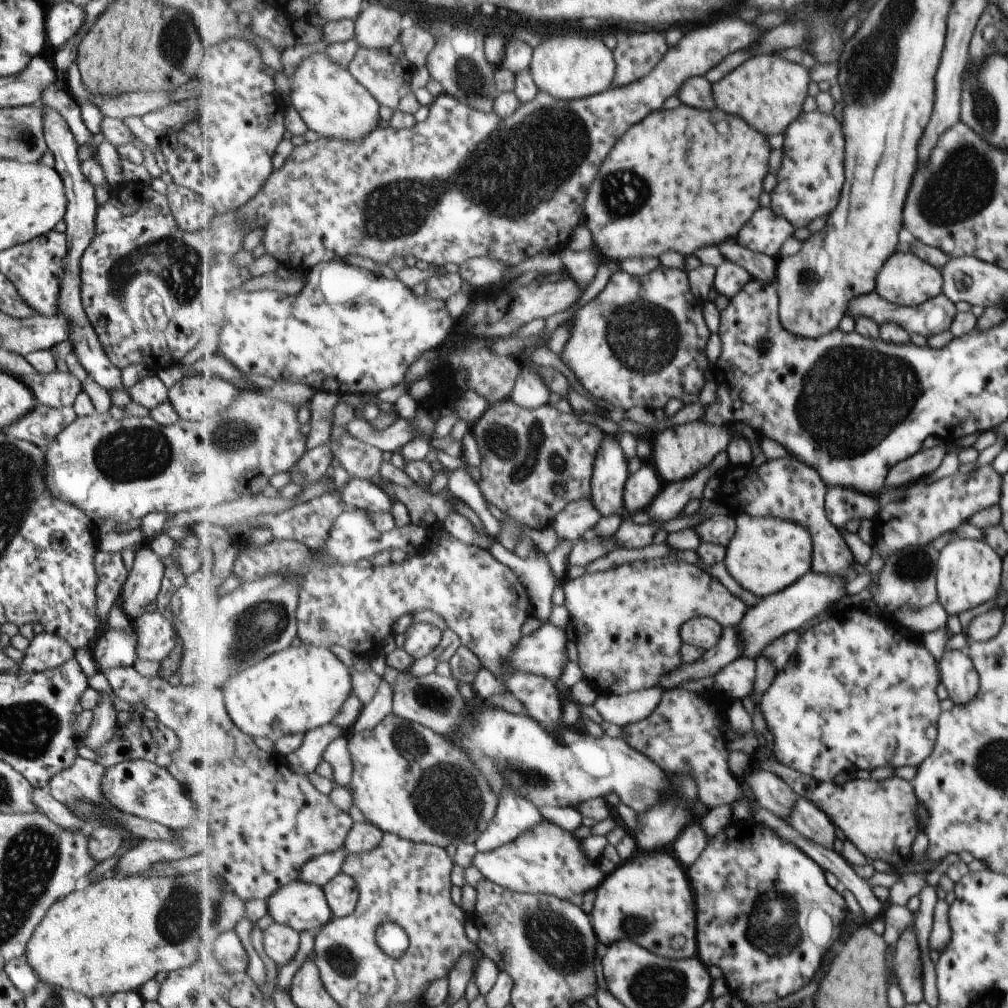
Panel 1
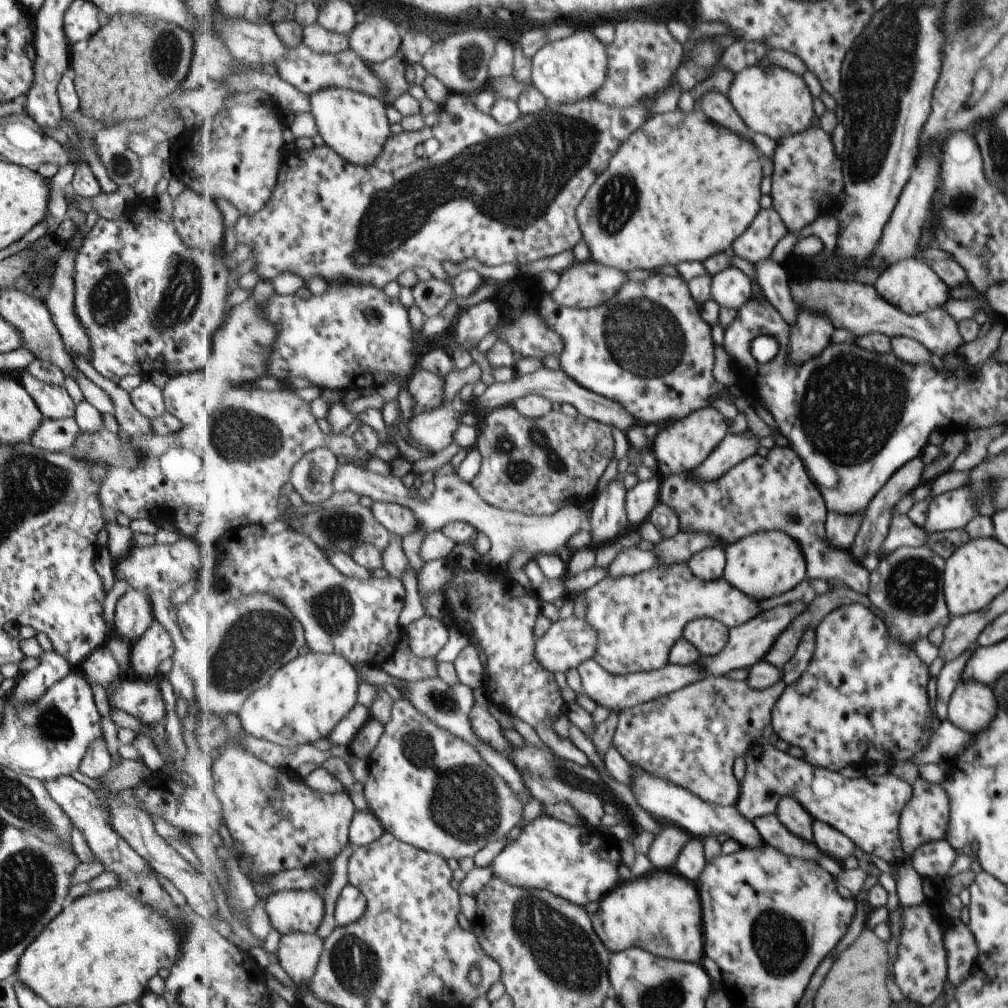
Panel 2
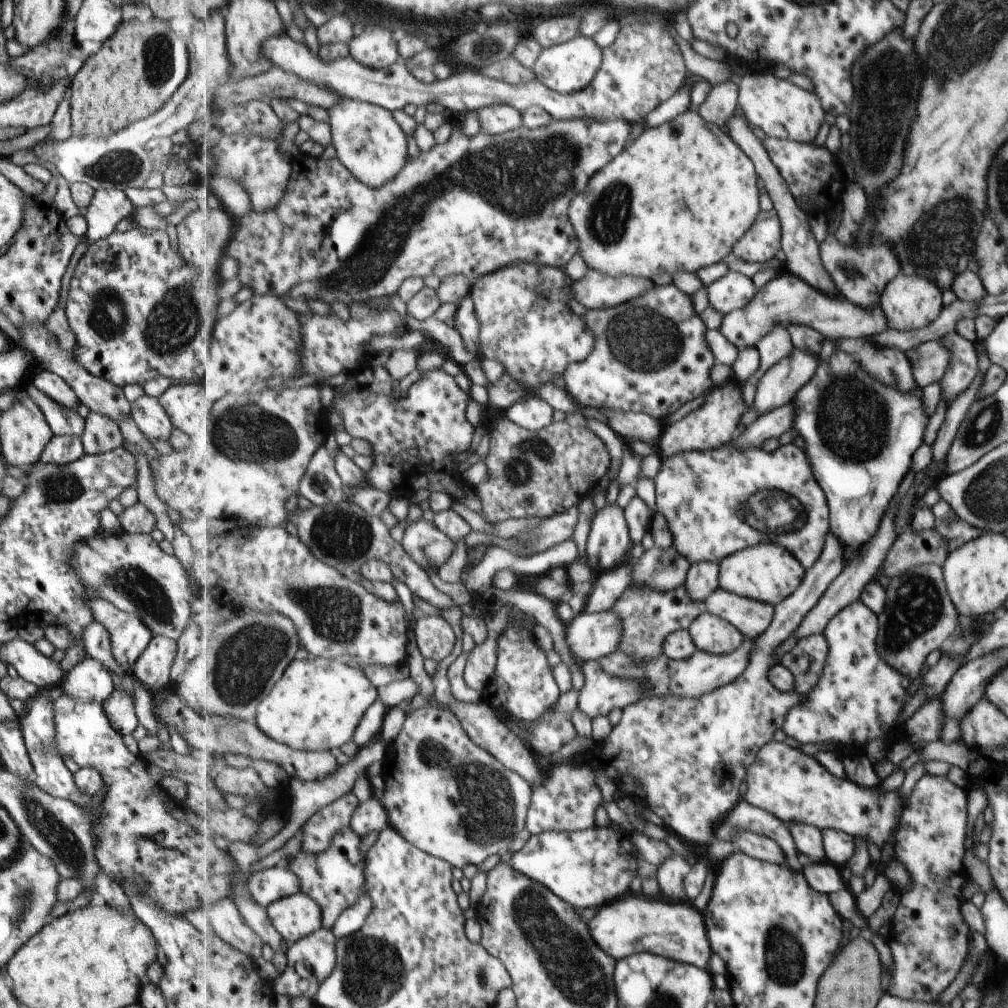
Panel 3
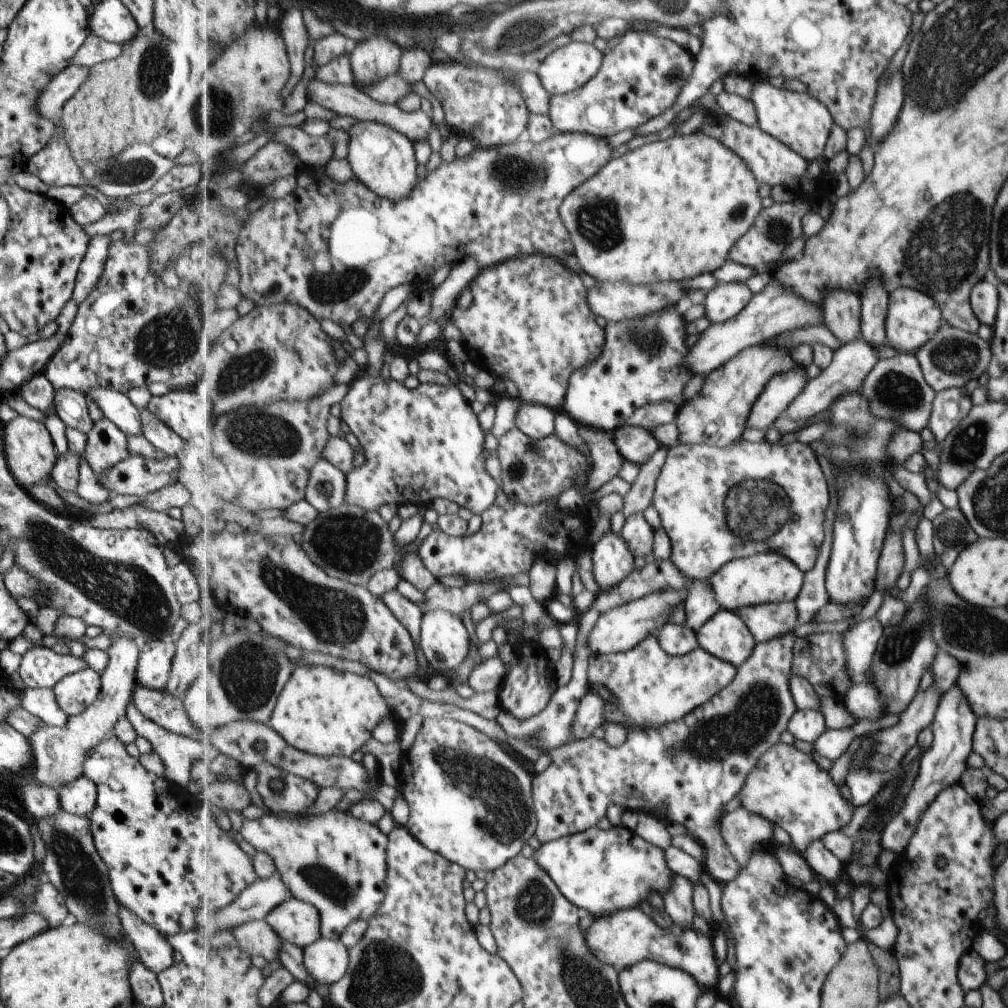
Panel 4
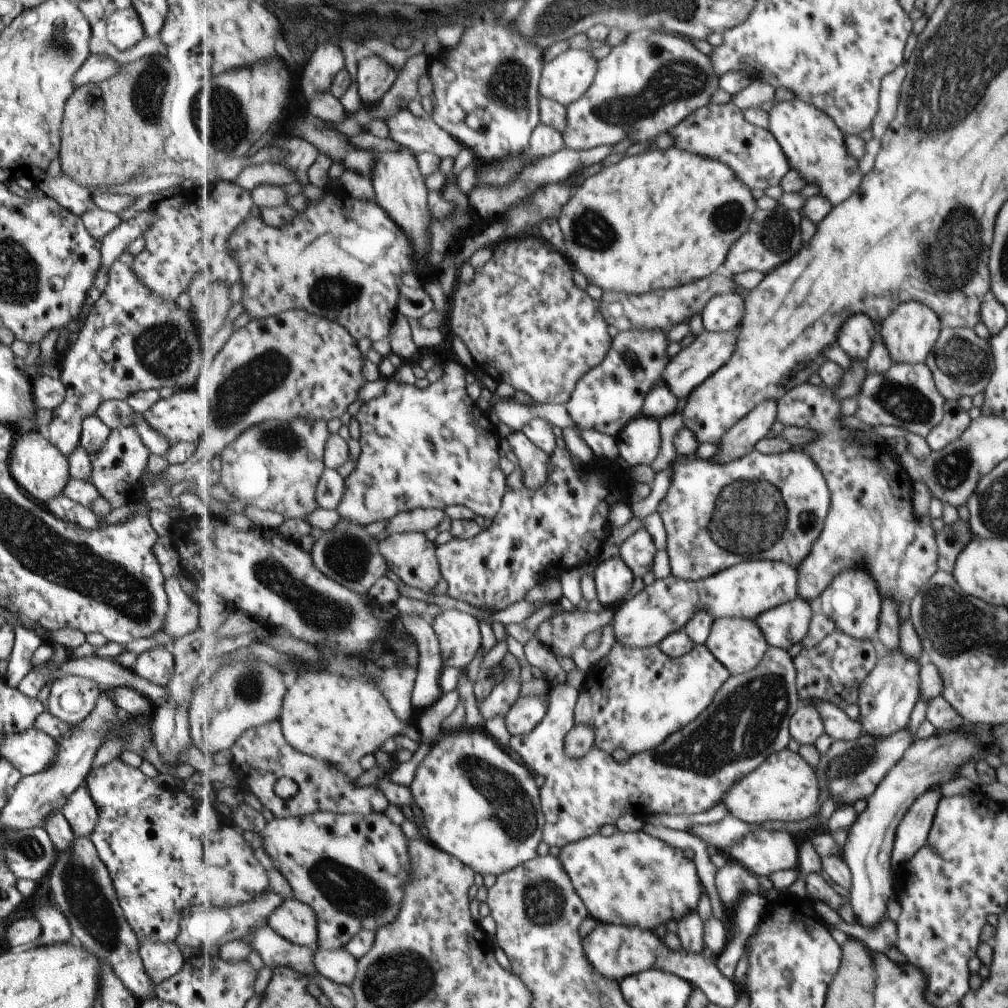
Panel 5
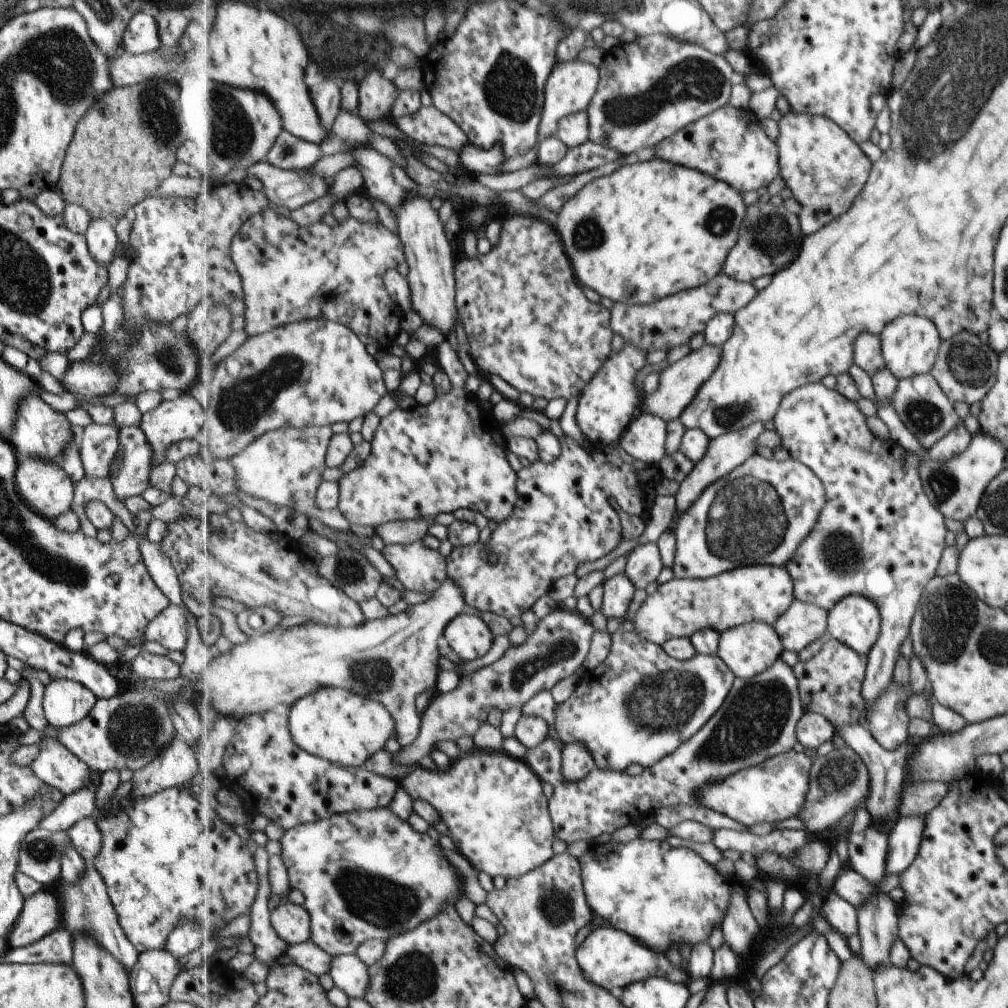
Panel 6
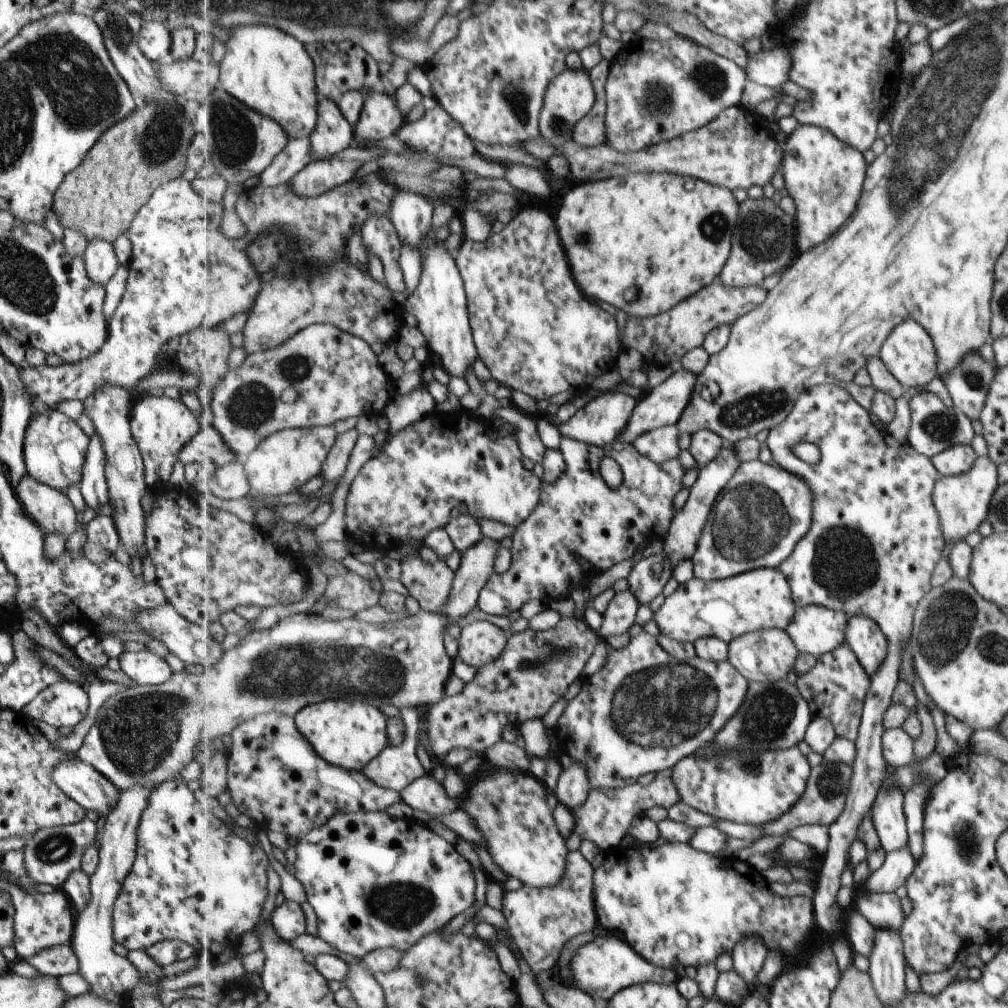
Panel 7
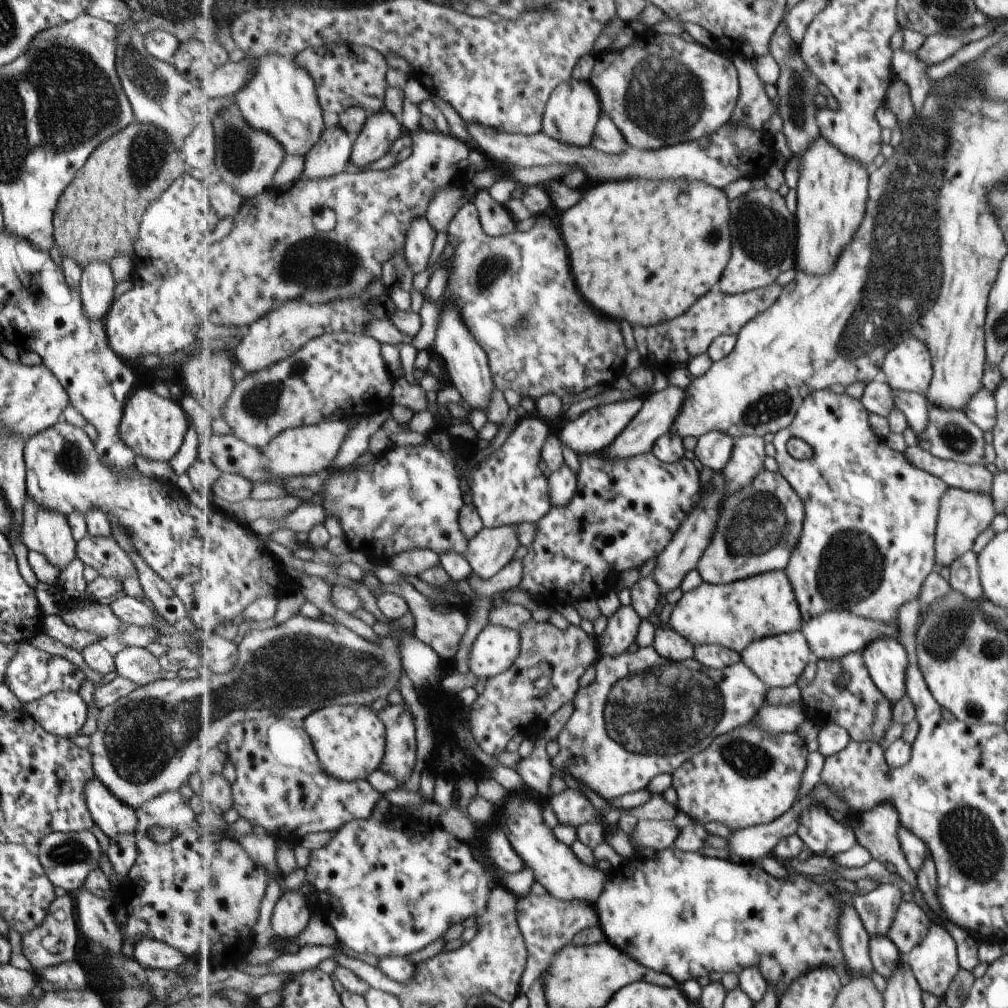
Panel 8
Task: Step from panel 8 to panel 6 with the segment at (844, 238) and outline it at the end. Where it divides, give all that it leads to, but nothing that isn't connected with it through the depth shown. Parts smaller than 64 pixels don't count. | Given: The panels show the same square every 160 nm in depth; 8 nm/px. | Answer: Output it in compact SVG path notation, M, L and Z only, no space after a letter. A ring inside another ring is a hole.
M809 113L786 114L779 122L780 176L802 206L800 223L805 238L847 212L860 192L871 170L871 162L856 140L829 117Z

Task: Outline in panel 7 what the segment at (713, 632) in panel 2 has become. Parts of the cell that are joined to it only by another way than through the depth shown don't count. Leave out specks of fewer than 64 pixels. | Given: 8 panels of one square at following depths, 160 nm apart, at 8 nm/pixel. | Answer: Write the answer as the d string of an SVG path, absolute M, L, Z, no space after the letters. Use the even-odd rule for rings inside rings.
M783 629L750 632L736 638L729 646L729 661L733 666L749 681L762 683L787 679L801 654L792 636Z

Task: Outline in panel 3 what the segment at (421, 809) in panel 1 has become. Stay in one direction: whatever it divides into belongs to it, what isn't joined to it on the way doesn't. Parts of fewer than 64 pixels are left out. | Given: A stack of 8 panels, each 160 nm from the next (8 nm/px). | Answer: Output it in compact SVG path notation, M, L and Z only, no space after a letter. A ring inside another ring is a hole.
M428 705L418 710L407 712L407 716L401 734L399 734L393 743L386 745L386 758L383 760L384 771L381 776L385 782L385 788L381 802L388 810L391 826L396 828L409 842L412 842L421 850L442 858L443 860L448 860L454 867L460 869L465 868L467 864L477 864L477 866L479 866L479 864L483 864L489 856L502 854L503 851L506 851L507 848L513 844L515 836L526 827L528 812L532 806L531 794L533 794L533 792L531 792L531 786L529 786L530 782L527 782L525 777L522 777L518 772L504 765L496 756L493 756L493 753L478 745L476 741L469 736L464 725L461 724L460 717L451 709Z

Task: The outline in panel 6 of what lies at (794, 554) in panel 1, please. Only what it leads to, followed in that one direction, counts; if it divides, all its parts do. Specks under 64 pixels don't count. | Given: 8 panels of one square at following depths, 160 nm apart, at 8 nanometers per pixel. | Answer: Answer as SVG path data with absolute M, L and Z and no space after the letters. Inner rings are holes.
M781 565L739 567L708 579L675 578L673 581L660 584L653 594L647 596L633 618L633 624L635 624L635 631L642 636L643 640L661 646L671 639L691 638L704 629L715 629L722 633L750 622L759 621L774 625L797 599L794 582L787 568Z

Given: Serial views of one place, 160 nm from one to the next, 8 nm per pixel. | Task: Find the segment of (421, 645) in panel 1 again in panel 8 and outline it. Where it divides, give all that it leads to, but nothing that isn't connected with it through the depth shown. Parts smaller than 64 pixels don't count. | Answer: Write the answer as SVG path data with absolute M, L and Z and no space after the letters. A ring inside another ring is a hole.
M490 622L472 644L469 670L488 680L509 670L519 656L520 632Z

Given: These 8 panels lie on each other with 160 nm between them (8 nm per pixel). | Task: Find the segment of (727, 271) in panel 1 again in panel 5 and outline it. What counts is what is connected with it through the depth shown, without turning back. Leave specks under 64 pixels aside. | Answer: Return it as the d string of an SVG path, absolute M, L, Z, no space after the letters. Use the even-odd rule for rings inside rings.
M738 293L717 295L704 308L702 317L706 330L724 333L739 328L745 309L744 295Z

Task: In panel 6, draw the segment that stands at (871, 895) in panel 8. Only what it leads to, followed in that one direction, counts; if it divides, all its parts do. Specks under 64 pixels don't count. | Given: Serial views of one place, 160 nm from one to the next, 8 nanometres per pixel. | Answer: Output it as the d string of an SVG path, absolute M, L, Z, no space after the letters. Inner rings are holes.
M899 817L894 822L888 840L887 872L890 875L899 876L915 862L924 826L925 817Z

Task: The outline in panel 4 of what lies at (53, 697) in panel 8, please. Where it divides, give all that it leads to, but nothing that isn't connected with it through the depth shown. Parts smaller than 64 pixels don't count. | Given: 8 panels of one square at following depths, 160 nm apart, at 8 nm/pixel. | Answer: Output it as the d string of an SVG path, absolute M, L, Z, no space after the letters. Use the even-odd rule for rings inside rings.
M87 668L64 676L51 688L57 706L66 716L81 714L97 696L100 675Z

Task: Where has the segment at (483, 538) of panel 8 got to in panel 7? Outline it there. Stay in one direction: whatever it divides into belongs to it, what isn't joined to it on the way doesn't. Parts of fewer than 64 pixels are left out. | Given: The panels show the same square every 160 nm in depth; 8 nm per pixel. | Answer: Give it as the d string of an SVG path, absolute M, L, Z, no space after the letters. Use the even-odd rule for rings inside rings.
M484 537L481 542L475 546L464 550L461 553L461 563L459 570L456 572L454 580L452 596L446 606L446 614L427 613L421 611L415 616L407 616L400 621L385 621L384 623L366 623L359 622L354 619L341 620L330 622L324 620L321 616L312 616L307 613L296 613L283 617L279 622L265 631L254 631L249 633L244 639L239 640L233 648L226 647L226 651L219 663L213 664L211 667L203 666L201 668L191 669L185 668L180 672L173 672L172 675L162 683L156 685L129 685L121 689L118 693L111 695L105 702L100 704L97 710L96 720L93 726L84 734L81 746L76 750L76 756L79 761L92 766L101 776L104 776L119 792L126 791L132 786L139 785L143 787L156 787L165 781L170 781L179 776L180 770L191 761L194 760L194 748L198 743L215 743L219 746L225 744L228 737L231 736L235 728L241 723L255 718L257 715L277 711L294 717L299 711L302 711L306 706L317 704L328 700L343 699L346 701L365 701L367 704L381 708L385 704L393 704L399 708L420 708L421 705L437 704L446 696L447 684L450 679L452 668L454 667L454 658L449 656L445 644L443 644L443 634L445 627L451 621L463 622L473 609L477 608L480 599L481 591L487 586L490 578L496 573L496 558L501 554L502 548L495 539Z

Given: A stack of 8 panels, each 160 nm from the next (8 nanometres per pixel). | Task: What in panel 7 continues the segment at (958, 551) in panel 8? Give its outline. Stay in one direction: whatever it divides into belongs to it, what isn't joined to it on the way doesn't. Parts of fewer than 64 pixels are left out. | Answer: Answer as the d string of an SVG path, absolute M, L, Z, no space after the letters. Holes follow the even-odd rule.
M976 457L973 466L963 474L937 479L937 512L941 512L941 524L945 524L945 544L963 541L969 532L975 532L986 519L991 495L996 491L997 467L988 457Z

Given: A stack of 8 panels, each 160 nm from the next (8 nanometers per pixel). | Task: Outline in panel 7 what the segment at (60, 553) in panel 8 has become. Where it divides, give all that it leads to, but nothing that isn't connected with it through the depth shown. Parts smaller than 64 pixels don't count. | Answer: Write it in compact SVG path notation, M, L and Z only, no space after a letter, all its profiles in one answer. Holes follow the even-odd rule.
M27 474L21 477L13 490L23 512L37 525L43 535L59 533L68 537L78 528L76 512L63 492L41 484Z

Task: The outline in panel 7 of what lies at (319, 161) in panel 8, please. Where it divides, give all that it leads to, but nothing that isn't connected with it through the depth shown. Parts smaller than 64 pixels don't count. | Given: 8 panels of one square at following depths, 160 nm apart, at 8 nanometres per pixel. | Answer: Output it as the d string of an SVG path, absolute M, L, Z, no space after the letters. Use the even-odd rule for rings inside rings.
M321 96L318 125L310 136L313 162L332 159L354 146L354 126L344 117L334 100Z

